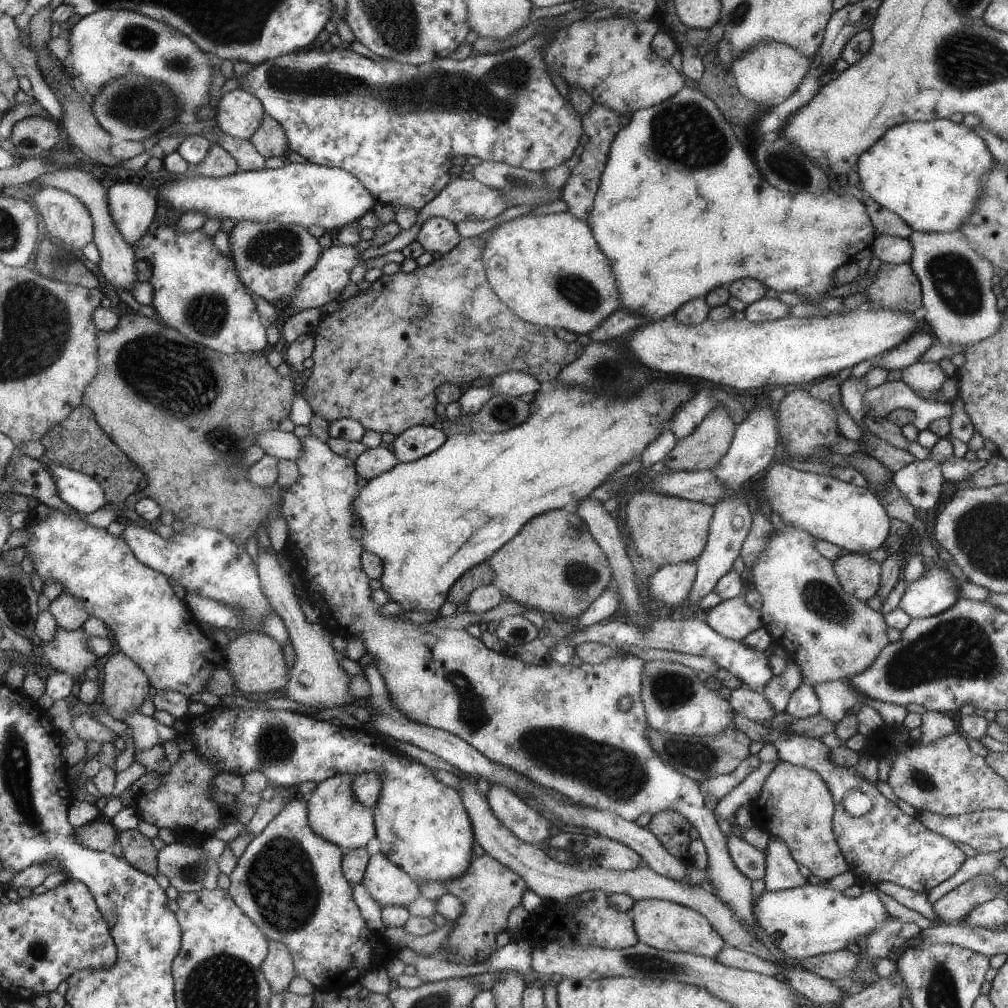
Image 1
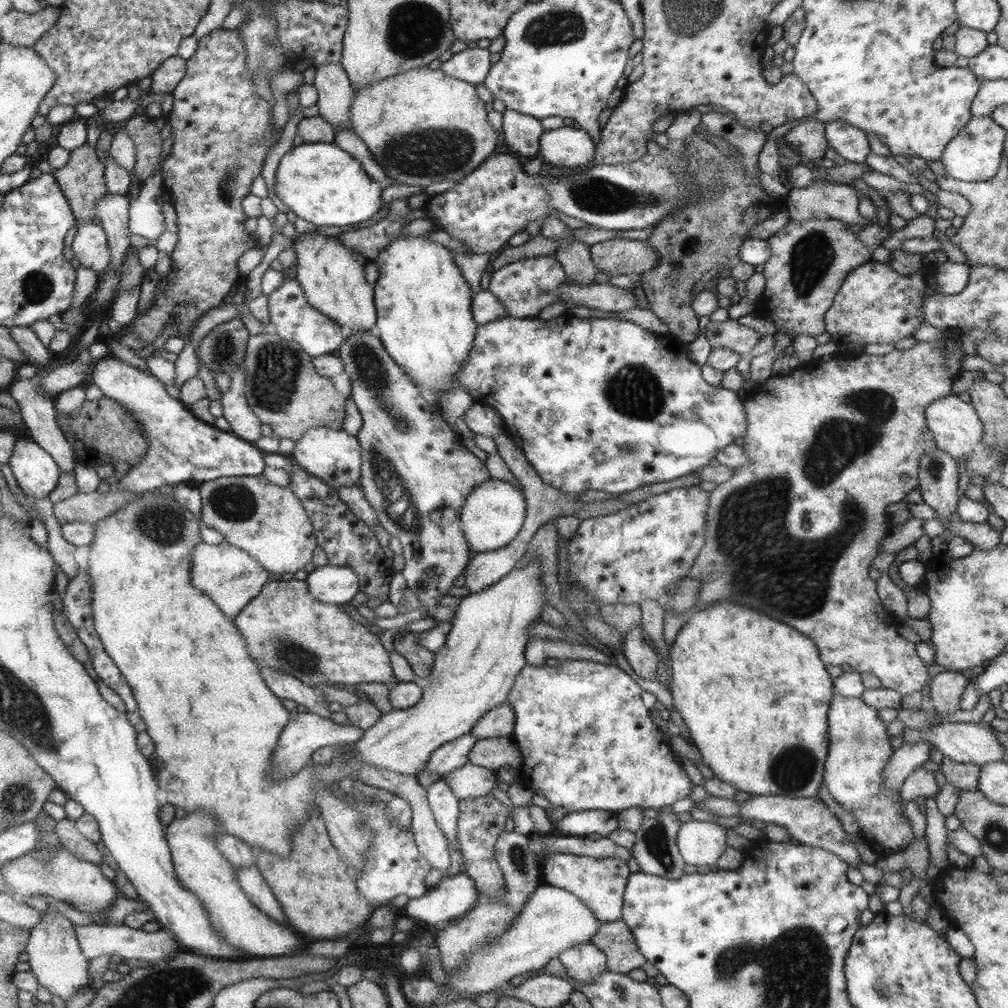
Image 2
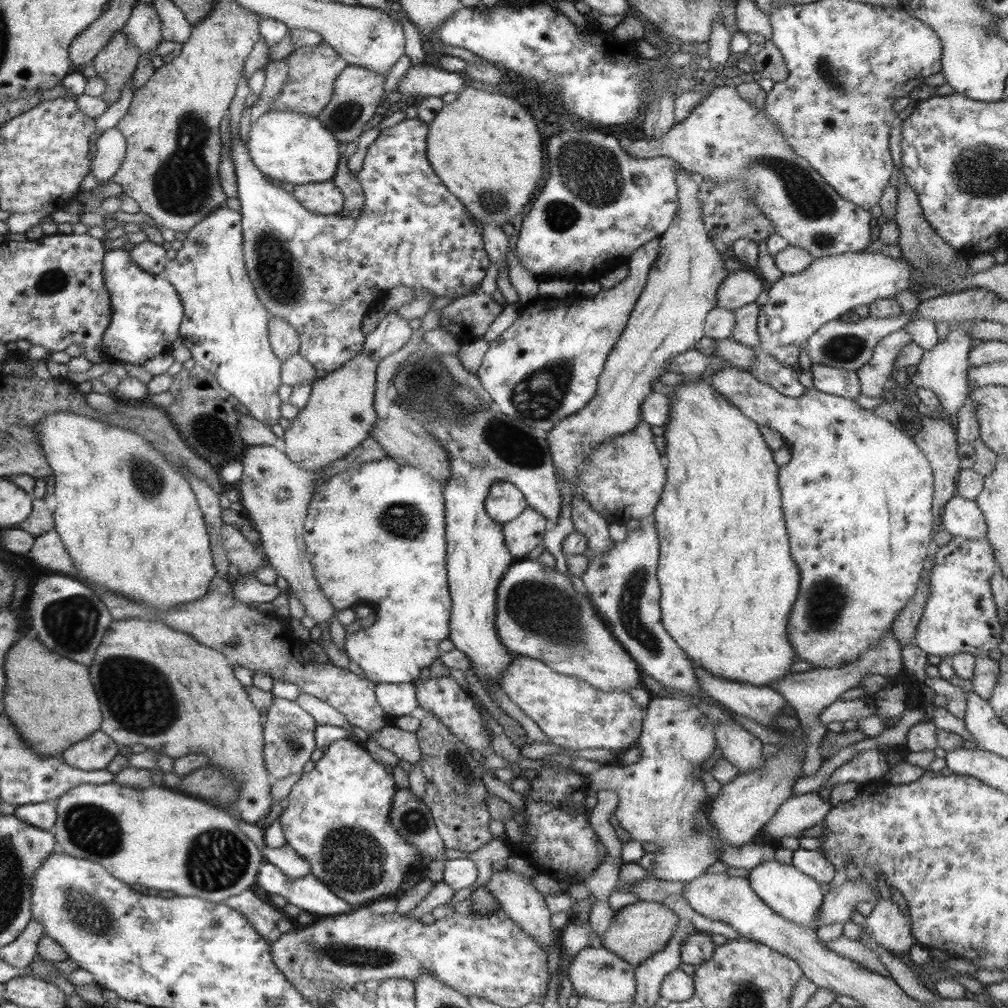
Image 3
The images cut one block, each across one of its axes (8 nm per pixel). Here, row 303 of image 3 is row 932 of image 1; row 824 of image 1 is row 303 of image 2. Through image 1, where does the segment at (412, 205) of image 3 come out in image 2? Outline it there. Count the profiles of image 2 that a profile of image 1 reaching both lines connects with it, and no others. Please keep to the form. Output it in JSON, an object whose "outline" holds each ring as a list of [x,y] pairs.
{"outline":[[[283,278],[283,284],[267,296],[267,310],[271,332],[281,336],[283,340],[295,340],[295,344],[313,360],[319,356],[331,356],[331,352],[337,352],[345,342],[341,338],[341,326],[329,316],[311,308],[301,284],[295,278]]]}

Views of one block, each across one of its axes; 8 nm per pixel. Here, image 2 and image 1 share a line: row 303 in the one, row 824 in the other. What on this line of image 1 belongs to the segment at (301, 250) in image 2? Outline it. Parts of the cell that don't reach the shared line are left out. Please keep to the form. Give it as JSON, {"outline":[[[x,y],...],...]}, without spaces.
{"outline":[[[335,774],[333,778],[319,782],[307,796],[307,822],[311,826],[311,830],[321,836],[323,840],[339,846],[339,850],[343,852],[351,852],[351,850],[359,850],[365,848],[369,840],[375,838],[375,818],[373,818],[373,810],[365,808],[363,804],[359,804],[351,792],[351,782],[355,780],[355,776],[349,774]]]}

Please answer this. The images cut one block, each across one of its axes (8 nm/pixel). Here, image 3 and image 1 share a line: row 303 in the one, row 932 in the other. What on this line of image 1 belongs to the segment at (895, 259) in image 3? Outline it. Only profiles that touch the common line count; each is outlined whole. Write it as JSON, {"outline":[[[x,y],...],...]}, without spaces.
{"outline":[[[805,882],[803,886],[791,890],[763,892],[755,902],[753,916],[761,922],[773,944],[787,954],[785,958],[793,962],[821,954],[833,954],[845,948],[855,950],[859,938],[869,936],[875,928],[883,926],[891,918],[885,906],[881,906],[881,902],[877,900],[875,892],[863,892],[857,898],[847,898],[843,896],[843,892],[831,890],[829,882],[819,886]]]}

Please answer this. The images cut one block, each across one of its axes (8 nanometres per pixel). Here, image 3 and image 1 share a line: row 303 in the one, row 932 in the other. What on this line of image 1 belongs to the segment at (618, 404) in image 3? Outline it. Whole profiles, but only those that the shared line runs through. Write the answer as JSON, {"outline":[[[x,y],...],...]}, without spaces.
{"outline":[[[641,900],[635,902],[629,910],[633,918],[633,926],[637,932],[639,942],[659,950],[659,952],[673,952],[673,954],[695,954],[713,958],[725,948],[725,940],[711,928],[711,924],[695,910],[685,908],[681,904],[665,902],[665,900]]]}

